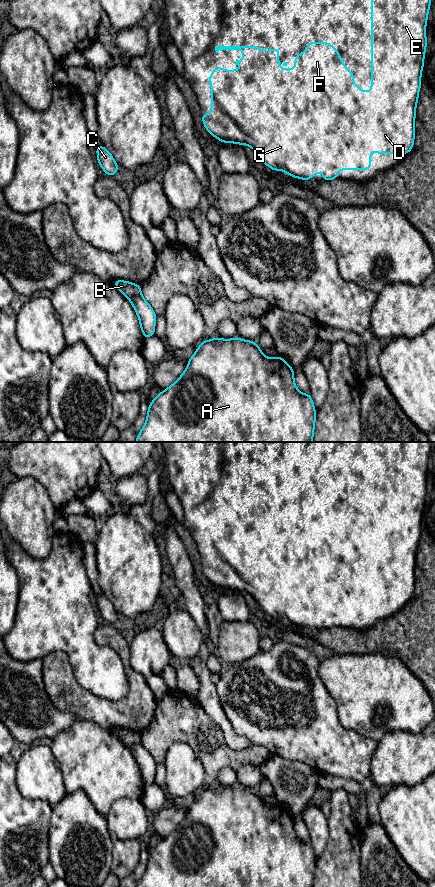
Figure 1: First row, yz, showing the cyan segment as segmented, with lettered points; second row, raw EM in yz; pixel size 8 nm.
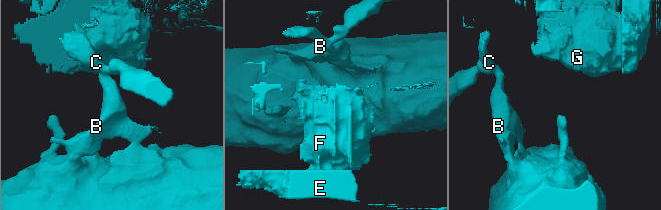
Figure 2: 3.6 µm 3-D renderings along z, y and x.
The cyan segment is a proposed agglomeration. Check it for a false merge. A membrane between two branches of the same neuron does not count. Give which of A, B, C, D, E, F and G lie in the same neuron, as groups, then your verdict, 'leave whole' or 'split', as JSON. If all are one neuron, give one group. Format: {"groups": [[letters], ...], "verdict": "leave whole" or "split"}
{"groups": [["A"], ["B", "C", "D", "E", "F", "G"]], "verdict": "split"}

